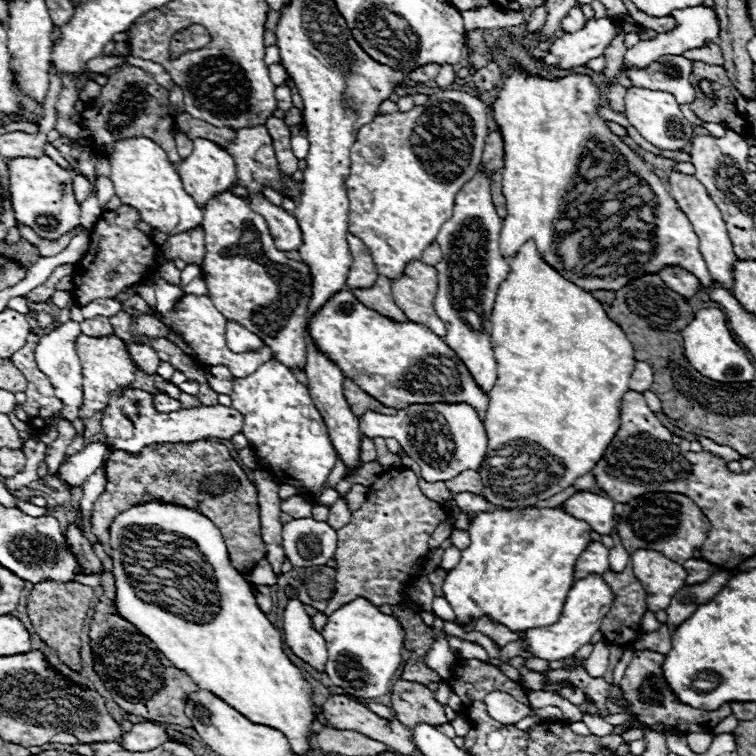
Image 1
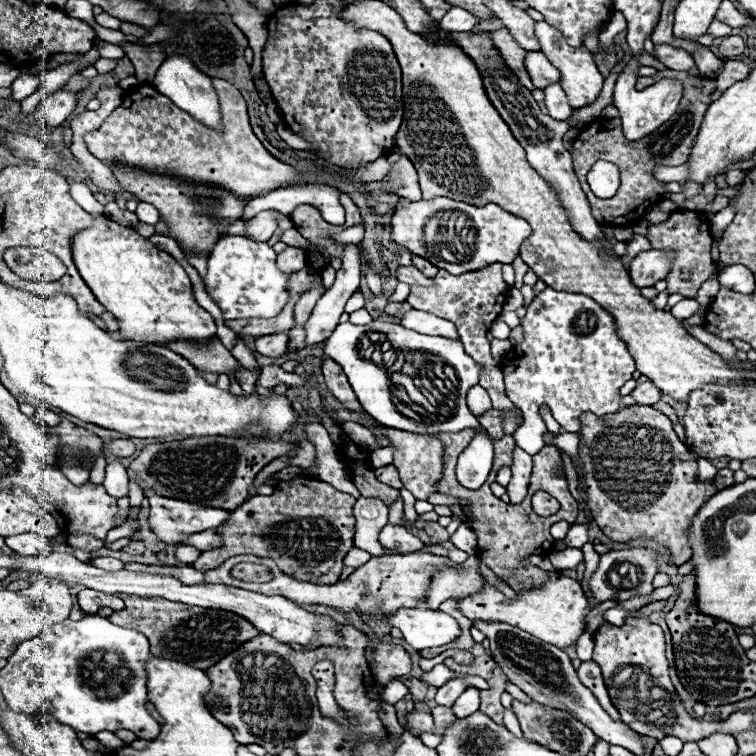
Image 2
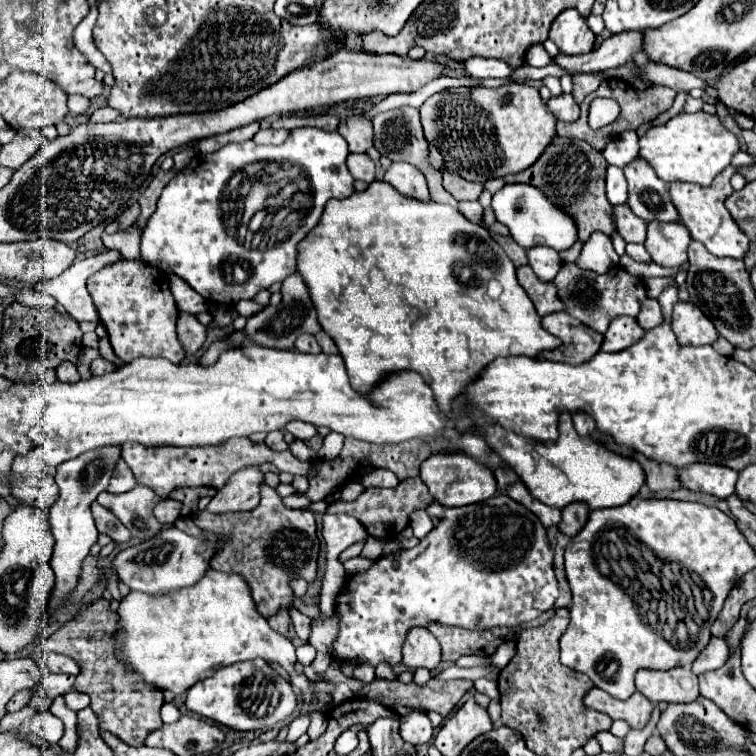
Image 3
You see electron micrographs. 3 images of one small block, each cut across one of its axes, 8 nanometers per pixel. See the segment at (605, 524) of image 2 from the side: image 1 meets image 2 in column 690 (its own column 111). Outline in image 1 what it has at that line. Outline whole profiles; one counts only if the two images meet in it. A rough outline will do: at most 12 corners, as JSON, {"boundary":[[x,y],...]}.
{"boundary":[[220,442],[112,452],[92,534],[160,500],[208,516],[232,566],[266,556],[256,486]]}

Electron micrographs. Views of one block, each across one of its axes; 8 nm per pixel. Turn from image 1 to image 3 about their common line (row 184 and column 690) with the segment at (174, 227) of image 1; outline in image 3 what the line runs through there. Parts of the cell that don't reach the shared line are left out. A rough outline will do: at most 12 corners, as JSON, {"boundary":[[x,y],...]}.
{"boundary":[[718,116],[646,130],[638,156],[664,182],[710,186],[740,146]]}

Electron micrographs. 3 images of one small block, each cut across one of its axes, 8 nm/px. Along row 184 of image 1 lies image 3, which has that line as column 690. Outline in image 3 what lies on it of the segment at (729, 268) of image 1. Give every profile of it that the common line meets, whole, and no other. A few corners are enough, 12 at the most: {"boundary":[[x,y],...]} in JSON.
{"boundary":[[690,668],[640,670],[636,690],[650,702],[688,704],[700,696]]}

